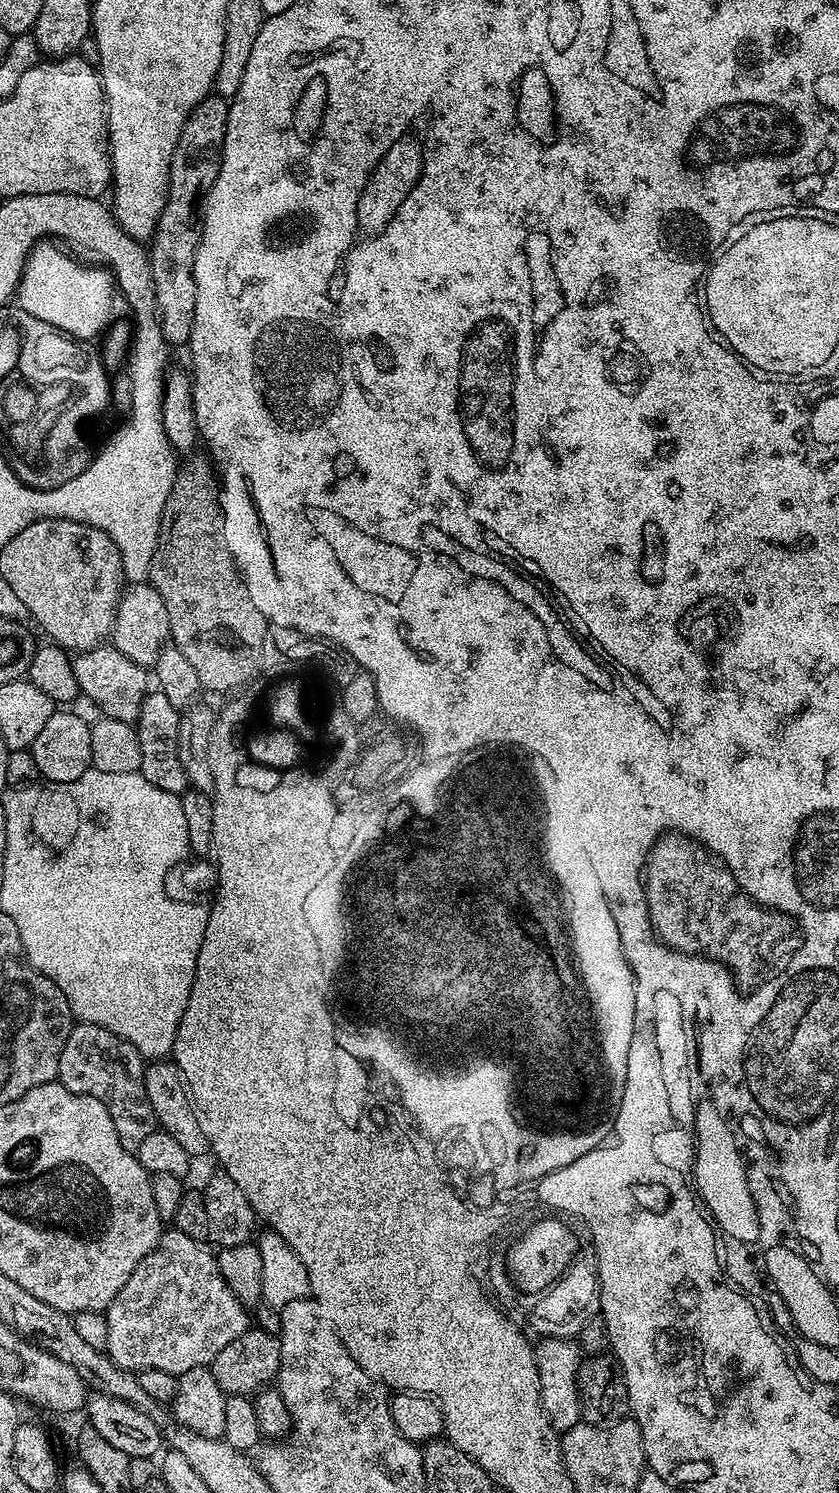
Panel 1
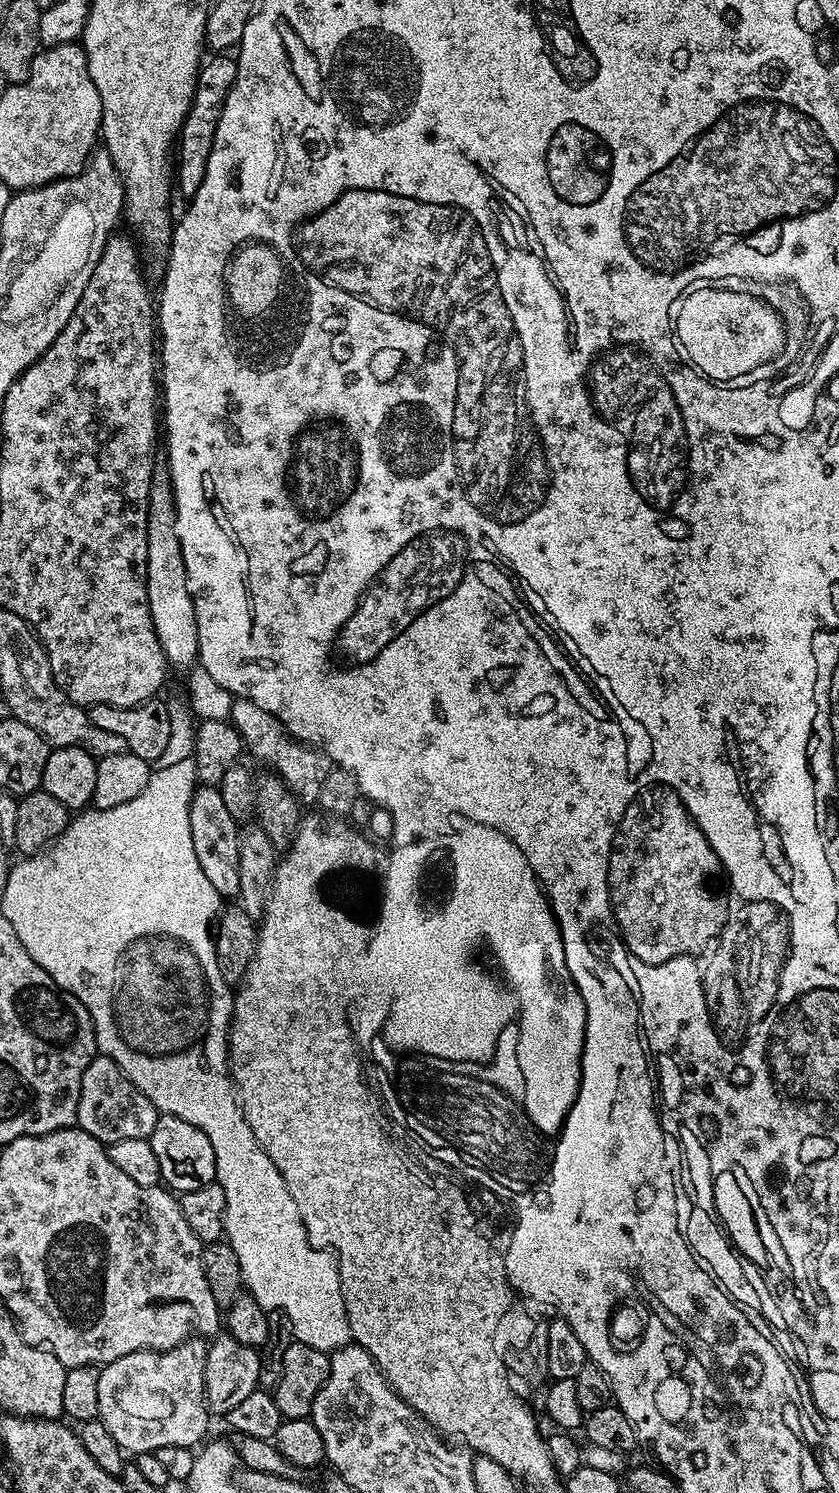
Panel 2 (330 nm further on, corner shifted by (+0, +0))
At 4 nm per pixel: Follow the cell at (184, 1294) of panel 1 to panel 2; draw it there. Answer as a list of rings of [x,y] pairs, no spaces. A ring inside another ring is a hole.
[[[189,1338],[177,1348],[165,1352],[141,1350],[100,1368],[98,1418],[125,1453],[156,1453],[162,1446],[195,1449],[209,1435],[207,1353],[208,1344],[203,1339]]]

